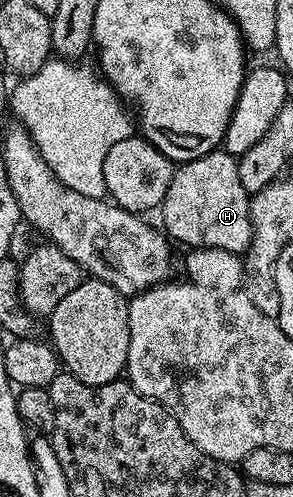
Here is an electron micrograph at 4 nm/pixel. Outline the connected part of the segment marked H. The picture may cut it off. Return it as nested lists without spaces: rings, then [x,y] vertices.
[[[223,148],[193,161],[185,161],[175,170],[165,199],[159,205],[158,215],[164,220],[163,232],[173,242],[181,241],[192,249],[221,249],[244,255],[252,245],[252,199],[246,187],[242,187],[242,178],[238,176],[237,158],[225,152]]]

